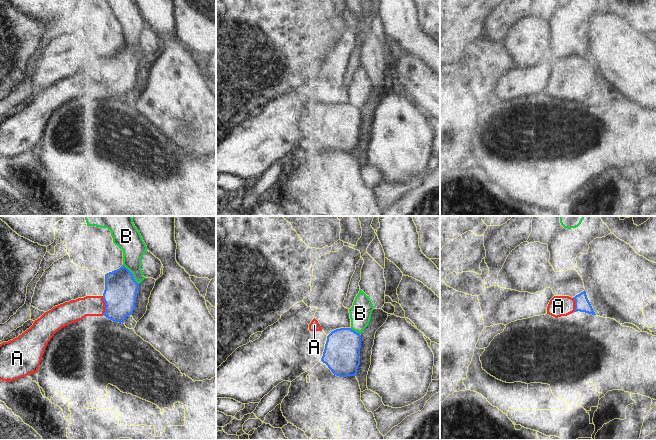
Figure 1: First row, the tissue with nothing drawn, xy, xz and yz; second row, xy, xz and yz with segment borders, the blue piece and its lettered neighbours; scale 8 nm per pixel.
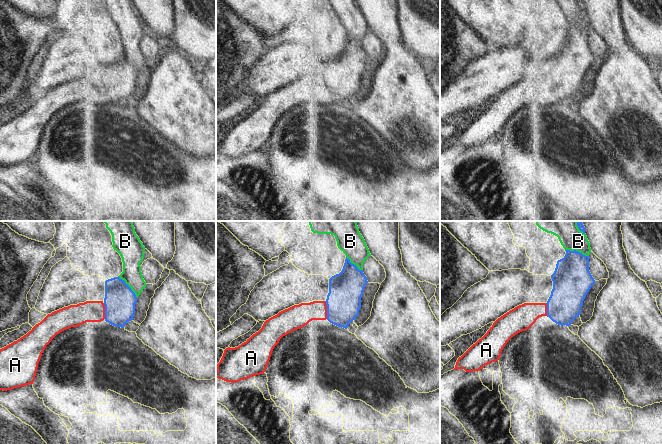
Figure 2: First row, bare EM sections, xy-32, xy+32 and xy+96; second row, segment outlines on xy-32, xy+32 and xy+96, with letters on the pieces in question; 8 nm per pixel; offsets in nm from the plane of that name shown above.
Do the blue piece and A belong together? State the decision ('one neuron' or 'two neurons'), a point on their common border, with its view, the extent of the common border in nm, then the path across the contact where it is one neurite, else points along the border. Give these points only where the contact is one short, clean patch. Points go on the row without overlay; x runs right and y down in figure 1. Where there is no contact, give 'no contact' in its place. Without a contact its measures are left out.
one neuron; contact xy (105, 81); length 150 nm; way xy (120, 69), (105, 81), (90, 81), (75, 86)

